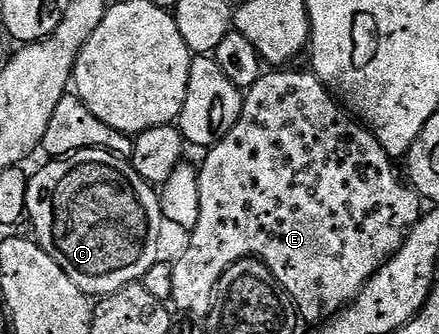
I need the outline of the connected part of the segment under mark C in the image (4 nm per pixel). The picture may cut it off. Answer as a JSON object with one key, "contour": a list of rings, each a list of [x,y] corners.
{"contour":[[[78,151],[76,155],[46,164],[29,175],[27,189],[25,210],[28,222],[33,222],[35,242],[90,297],[108,297],[127,285],[142,282],[147,269],[158,263],[156,253],[162,220],[158,192],[139,177],[132,165],[109,151]]]}

